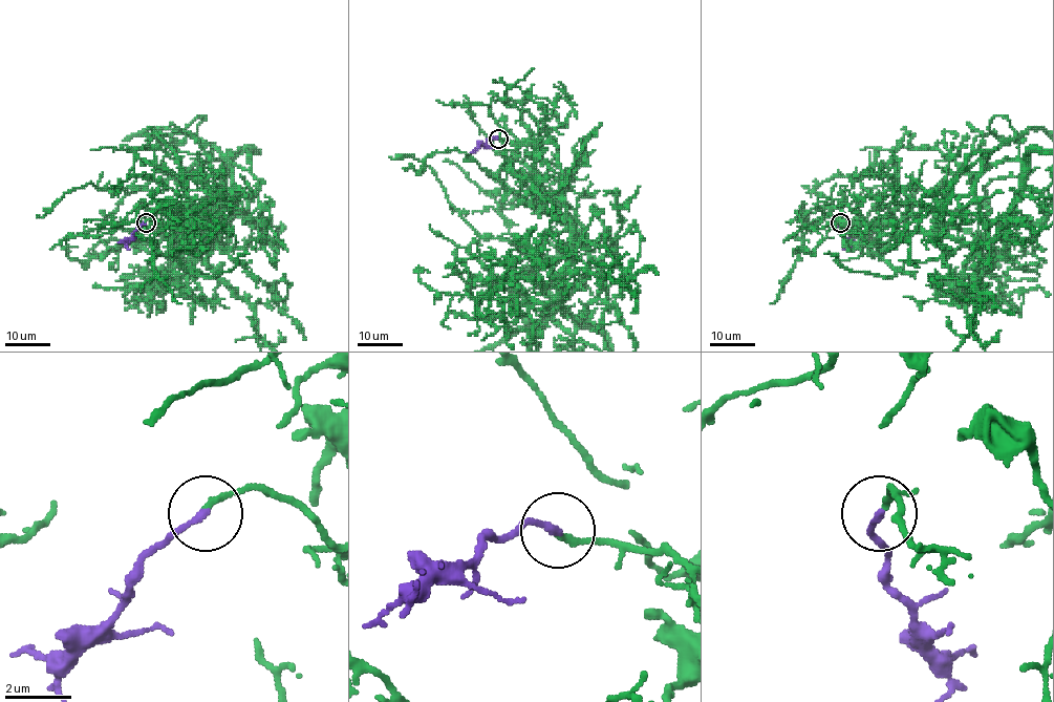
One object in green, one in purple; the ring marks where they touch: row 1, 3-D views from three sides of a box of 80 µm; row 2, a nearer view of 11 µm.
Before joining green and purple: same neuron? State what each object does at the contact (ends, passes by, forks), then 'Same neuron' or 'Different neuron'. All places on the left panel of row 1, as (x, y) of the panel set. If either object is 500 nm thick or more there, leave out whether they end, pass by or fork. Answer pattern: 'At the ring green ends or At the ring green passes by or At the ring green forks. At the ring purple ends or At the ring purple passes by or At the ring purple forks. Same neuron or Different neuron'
At the ring green ends. At the ring purple ends. Same neuron

